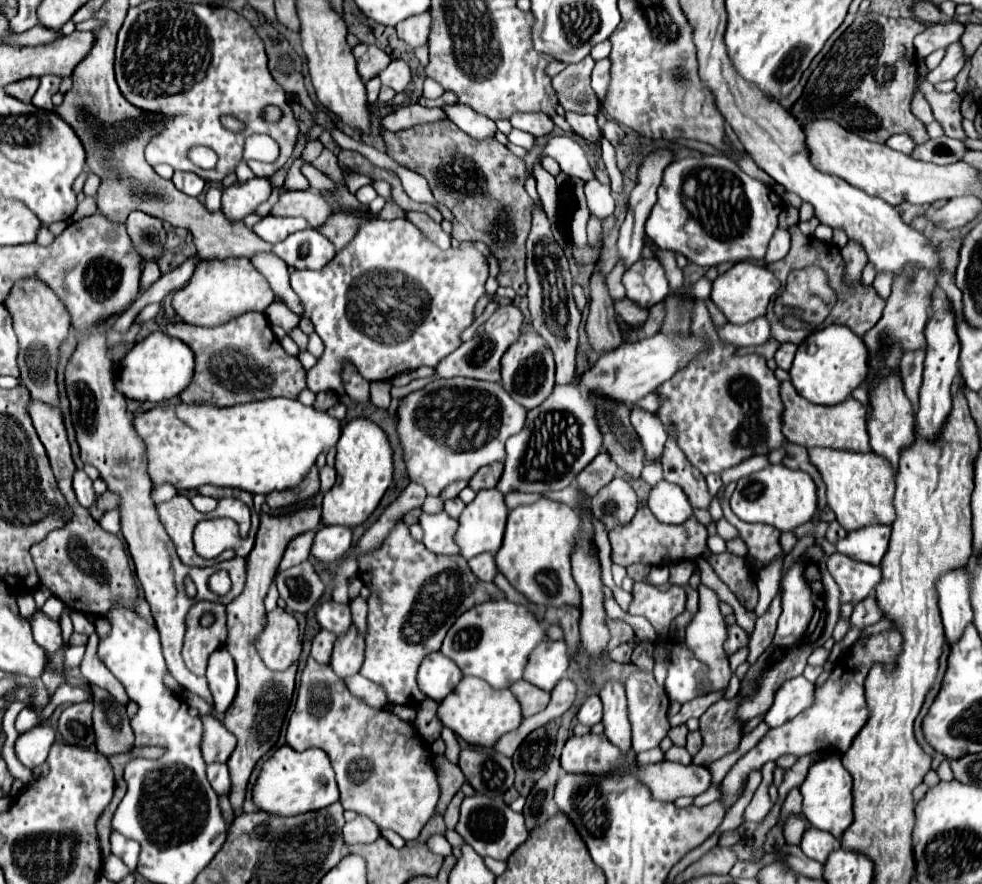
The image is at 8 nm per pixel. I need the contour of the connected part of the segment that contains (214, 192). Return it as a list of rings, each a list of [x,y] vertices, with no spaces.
[[[209,188],[207,190],[207,198],[205,198],[205,208],[209,210],[209,212],[217,212],[217,210],[221,210],[221,190],[219,188]]]

